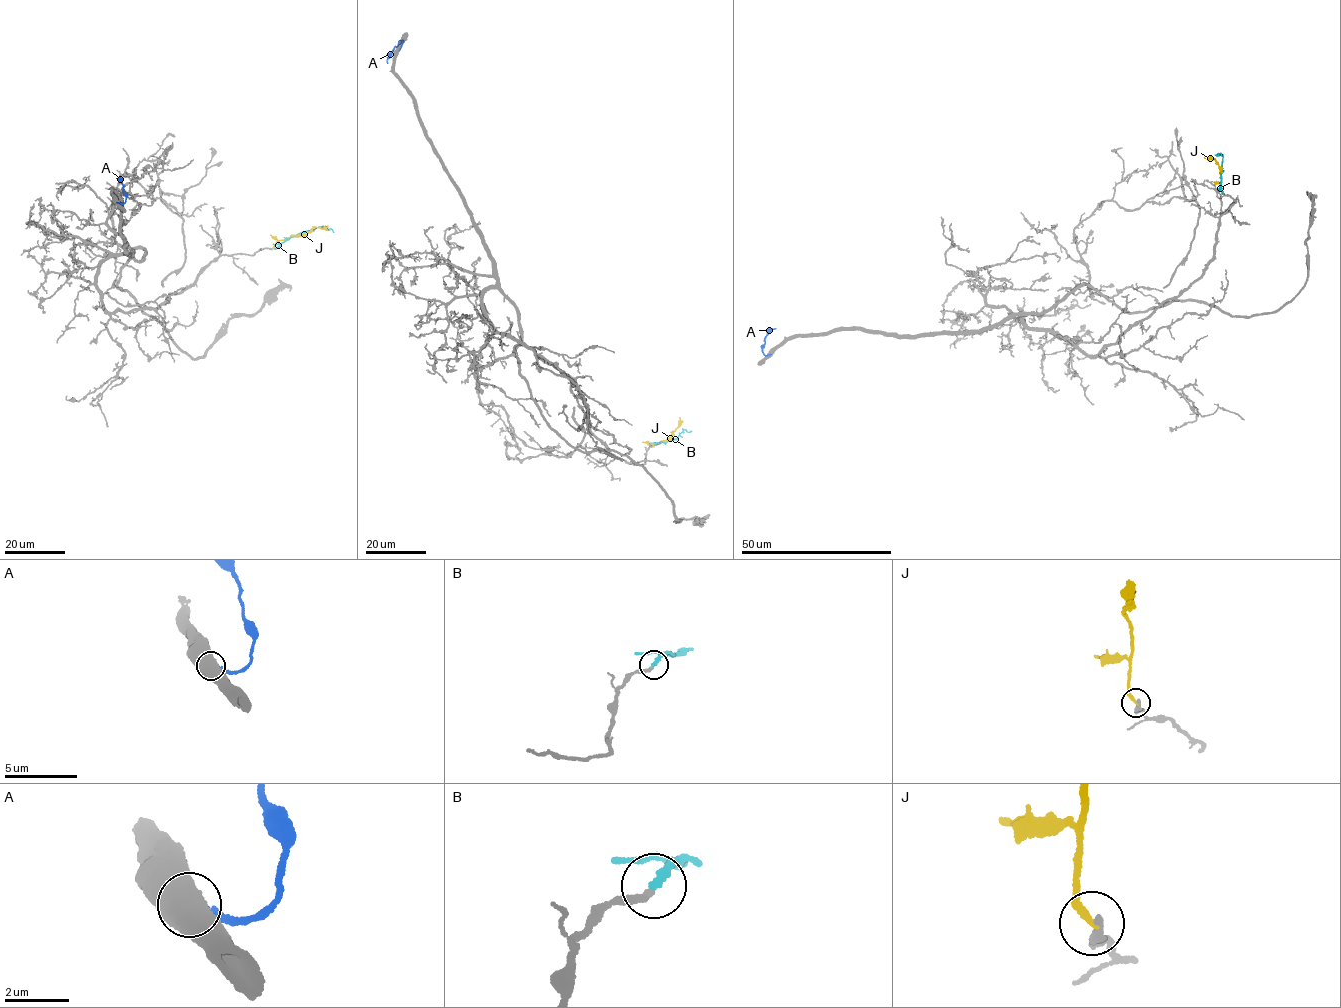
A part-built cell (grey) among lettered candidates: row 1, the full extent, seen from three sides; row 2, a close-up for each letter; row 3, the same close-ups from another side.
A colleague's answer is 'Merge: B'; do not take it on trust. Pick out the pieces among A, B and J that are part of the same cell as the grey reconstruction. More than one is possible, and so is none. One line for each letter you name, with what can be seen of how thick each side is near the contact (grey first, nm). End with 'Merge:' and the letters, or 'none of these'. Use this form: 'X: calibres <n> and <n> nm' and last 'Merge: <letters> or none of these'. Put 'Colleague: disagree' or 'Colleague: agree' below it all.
B: calibres 240 and 280 nm
Merge: B
Colleague: agree

